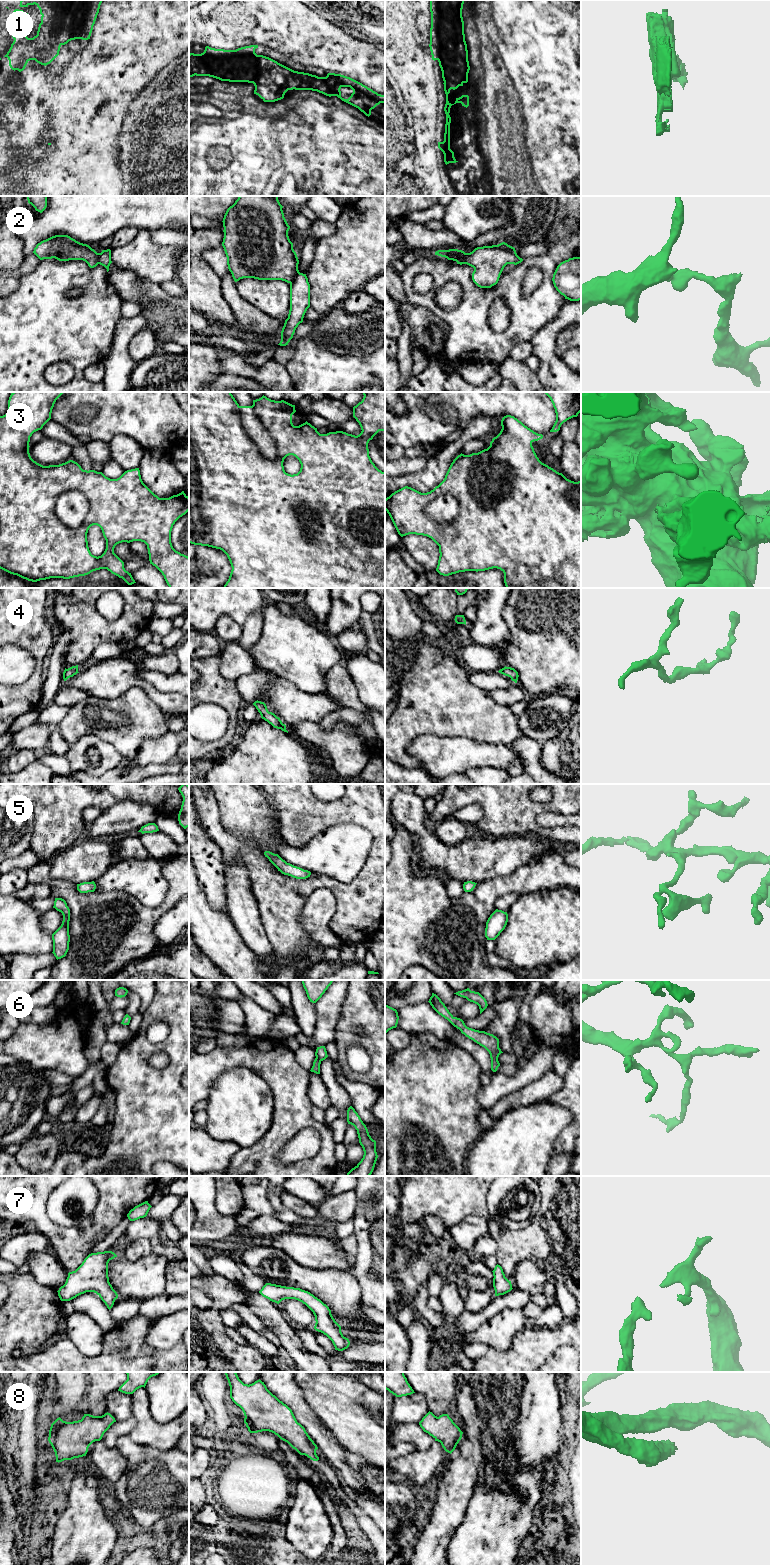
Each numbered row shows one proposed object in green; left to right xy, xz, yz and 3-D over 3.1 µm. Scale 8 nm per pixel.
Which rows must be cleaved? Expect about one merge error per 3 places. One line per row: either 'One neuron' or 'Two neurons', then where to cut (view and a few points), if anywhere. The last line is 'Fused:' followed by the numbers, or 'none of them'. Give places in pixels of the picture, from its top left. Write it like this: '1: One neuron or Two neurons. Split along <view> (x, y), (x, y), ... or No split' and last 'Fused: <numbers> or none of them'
1: Two neurons. Split along xy (42, 15), (44, 24), (38, 47), (44, 64)
2: Two neurons. Split along xz (299, 272), (290, 283)
3: Two neurons. Split along xz (239, 406), (242, 426), (248, 436), (264, 457), (275, 459)
4: One neuron. No split
5: One neuron. No split
6: One neuron. No split
7: One neuron. No split
8: One neuron. No split
Fused: 1, 2, 3

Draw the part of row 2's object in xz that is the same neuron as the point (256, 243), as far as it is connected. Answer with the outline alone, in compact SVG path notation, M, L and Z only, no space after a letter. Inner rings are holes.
M239 196L223 218L224 248L235 282L243 278L282 280L291 283L299 273L299 260L290 241L283 206L278 196Z

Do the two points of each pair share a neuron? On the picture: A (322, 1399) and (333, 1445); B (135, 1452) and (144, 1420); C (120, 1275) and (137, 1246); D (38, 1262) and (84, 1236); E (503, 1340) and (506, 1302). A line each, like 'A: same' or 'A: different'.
A: different
B: different
C: different
D: different
E: different

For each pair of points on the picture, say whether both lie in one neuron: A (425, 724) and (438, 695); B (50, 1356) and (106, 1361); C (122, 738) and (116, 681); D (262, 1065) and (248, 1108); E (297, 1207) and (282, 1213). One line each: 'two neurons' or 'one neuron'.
A: one neuron
B: one neuron
C: two neurons
D: two neurons
E: two neurons

